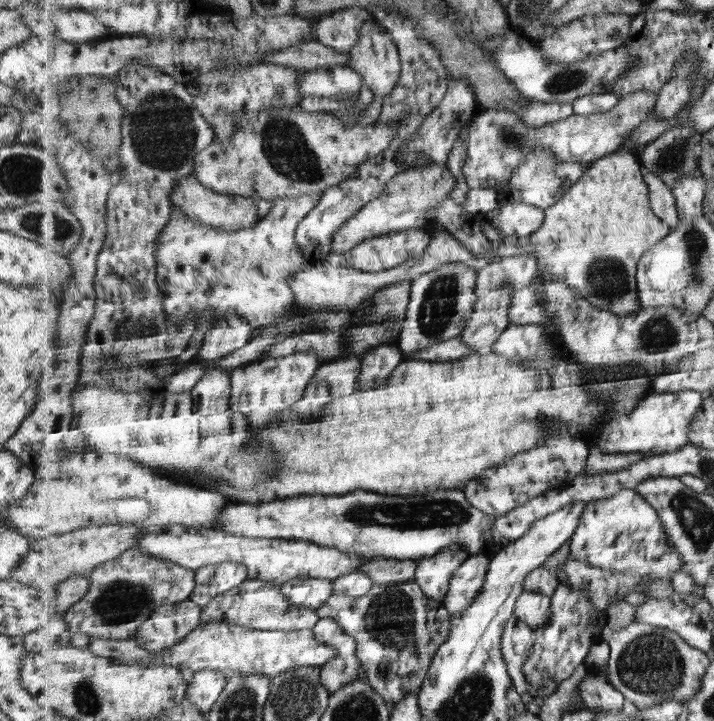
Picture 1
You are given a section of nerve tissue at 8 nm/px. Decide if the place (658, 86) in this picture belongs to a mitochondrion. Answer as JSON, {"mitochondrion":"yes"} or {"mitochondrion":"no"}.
{"mitochondrion":"no"}

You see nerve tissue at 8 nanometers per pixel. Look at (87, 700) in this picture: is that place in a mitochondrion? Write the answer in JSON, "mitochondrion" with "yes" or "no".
{"mitochondrion":"yes"}

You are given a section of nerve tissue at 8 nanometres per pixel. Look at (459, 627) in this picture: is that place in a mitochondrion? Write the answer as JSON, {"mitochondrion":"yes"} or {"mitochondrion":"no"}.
{"mitochondrion":"no"}

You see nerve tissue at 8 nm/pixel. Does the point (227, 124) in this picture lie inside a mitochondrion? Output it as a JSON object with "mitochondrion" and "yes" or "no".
{"mitochondrion":"no"}

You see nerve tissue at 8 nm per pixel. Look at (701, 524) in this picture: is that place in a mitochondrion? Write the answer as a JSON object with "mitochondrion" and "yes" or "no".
{"mitochondrion":"yes"}

